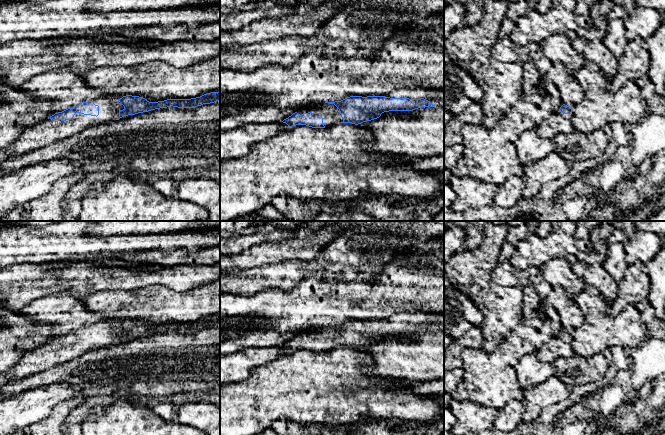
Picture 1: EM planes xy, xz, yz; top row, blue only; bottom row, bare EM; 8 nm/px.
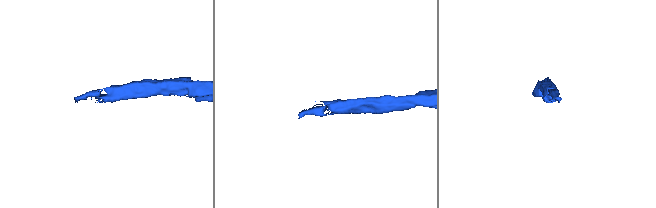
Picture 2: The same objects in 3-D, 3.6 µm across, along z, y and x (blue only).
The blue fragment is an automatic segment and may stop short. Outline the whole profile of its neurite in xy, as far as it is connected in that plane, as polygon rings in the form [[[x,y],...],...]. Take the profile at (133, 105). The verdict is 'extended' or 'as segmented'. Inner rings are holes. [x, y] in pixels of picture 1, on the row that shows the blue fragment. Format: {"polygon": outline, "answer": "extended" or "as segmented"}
{"polygon": [[[211,92],[191,99],[167,99],[158,102],[149,102],[143,97],[132,95],[123,96],[118,101],[100,97],[95,101],[82,102],[26,128],[11,145],[0,149],[0,165],[13,157],[65,139],[97,123],[107,123],[124,116],[170,106],[195,108],[219,100],[220,92]]], "answer": "extended"}

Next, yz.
{"polygon": [[[563,104],[558,112],[552,113],[535,131],[540,137],[553,140],[559,133],[569,134],[575,131],[571,119],[572,107]]], "answer": "extended"}

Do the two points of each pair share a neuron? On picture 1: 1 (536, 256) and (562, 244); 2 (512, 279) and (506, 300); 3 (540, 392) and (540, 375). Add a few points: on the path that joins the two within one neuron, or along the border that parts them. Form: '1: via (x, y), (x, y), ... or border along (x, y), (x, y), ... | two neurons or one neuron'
1: via (542, 250), (556, 244) | one neuron
2: border along (493, 270), (492, 277), (495, 282), (523, 286) | two neurons
3: border along (554, 374), (542, 382), (527, 386), (523, 390) | two neurons

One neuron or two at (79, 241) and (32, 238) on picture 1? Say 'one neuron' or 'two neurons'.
one neuron

